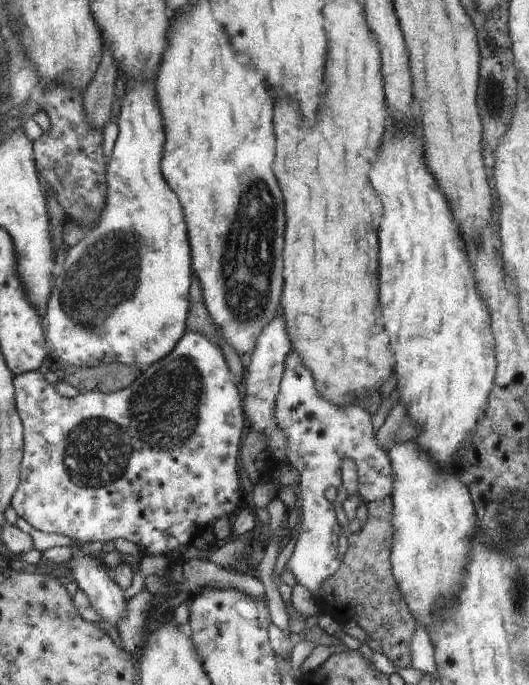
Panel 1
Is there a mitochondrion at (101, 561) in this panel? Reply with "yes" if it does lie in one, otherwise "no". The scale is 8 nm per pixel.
no

